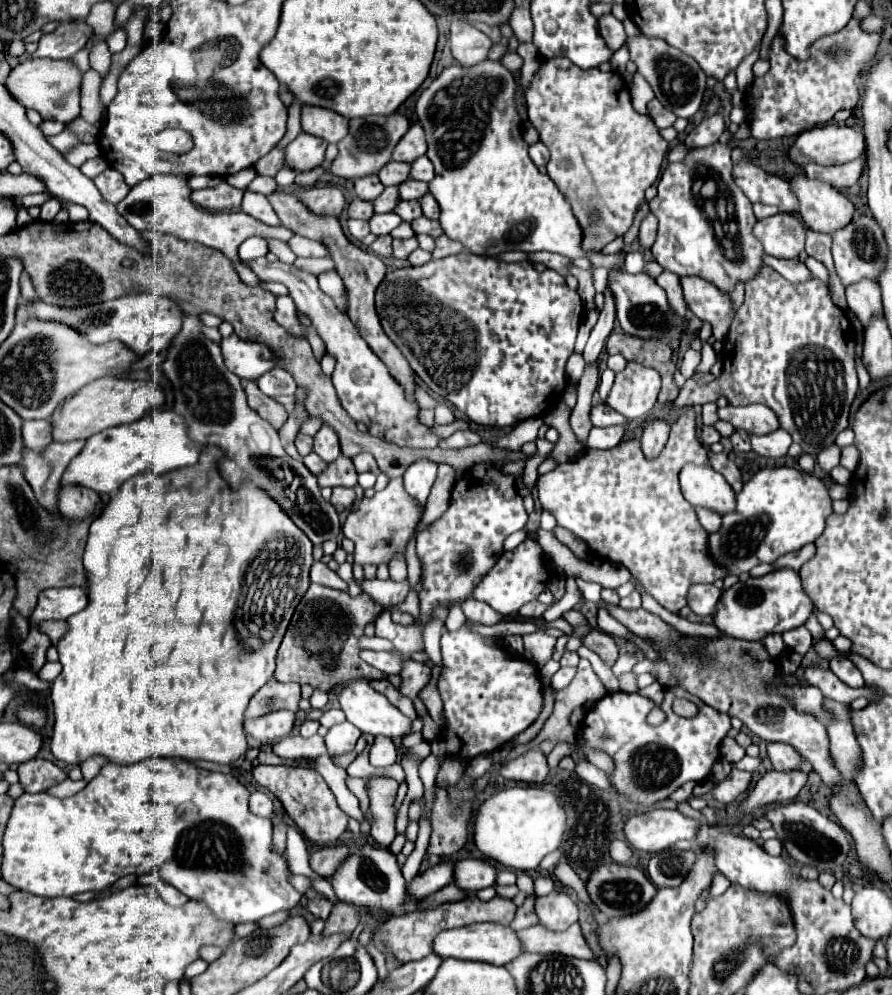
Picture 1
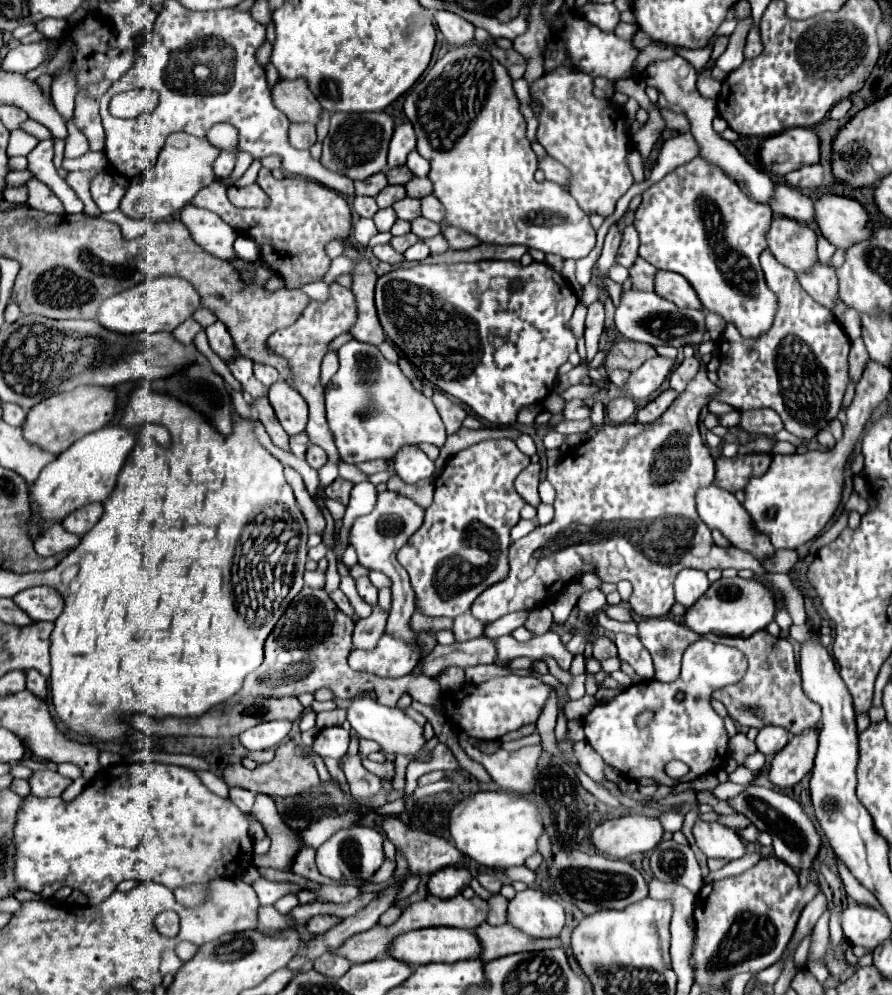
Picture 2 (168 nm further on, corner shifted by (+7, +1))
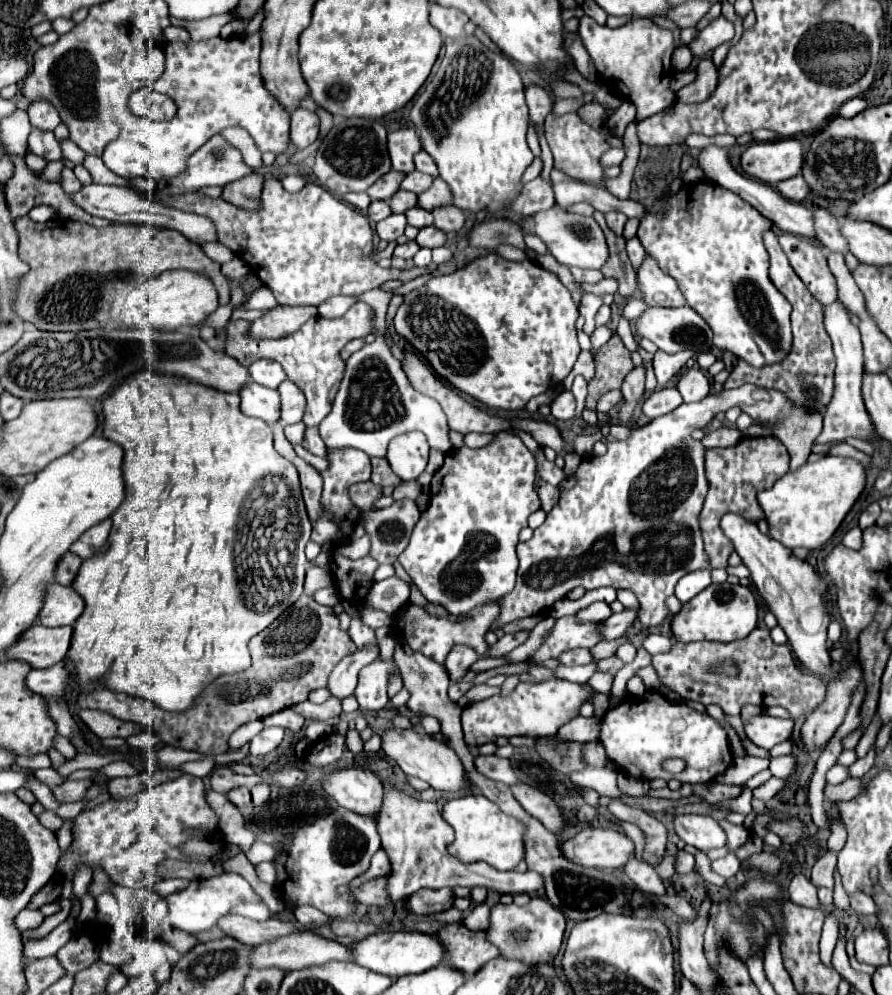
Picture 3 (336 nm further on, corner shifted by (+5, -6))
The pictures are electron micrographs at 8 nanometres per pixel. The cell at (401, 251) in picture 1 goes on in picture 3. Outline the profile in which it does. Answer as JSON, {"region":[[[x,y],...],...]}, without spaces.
{"region":[[[410,241],[410,243],[404,243],[404,245],[398,245],[394,249],[394,257],[402,257],[402,259],[412,259],[414,253],[418,251],[418,243],[416,241]]]}

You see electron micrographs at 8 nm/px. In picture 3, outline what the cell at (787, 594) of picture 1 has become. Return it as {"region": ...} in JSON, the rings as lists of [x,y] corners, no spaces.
{"region":[[[708,585],[700,595],[690,599],[682,605],[682,609],[672,617],[672,633],[674,639],[680,643],[692,643],[692,641],[734,641],[746,637],[758,621],[758,605],[748,587],[742,585]]]}

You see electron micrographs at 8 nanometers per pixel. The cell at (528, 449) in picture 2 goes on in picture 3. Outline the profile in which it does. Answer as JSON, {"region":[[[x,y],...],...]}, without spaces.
{"region":[[[469,433],[464,436],[464,444],[470,448],[487,445],[494,438],[493,434]]]}

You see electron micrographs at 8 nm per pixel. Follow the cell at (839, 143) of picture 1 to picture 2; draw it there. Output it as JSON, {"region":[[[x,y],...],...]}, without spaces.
{"region":[[[788,128],[788,132],[766,138],[760,156],[768,172],[784,176],[800,166],[820,162],[820,138],[812,128]]]}

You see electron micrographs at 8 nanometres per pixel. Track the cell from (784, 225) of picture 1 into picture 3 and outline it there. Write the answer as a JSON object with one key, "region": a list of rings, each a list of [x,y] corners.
{"region":[[[782,233],[778,239],[780,239],[780,245],[782,245],[792,269],[804,281],[808,291],[822,305],[834,303],[838,299],[836,279],[826,263],[824,251],[818,245],[810,243],[808,239],[802,239],[798,235]]]}

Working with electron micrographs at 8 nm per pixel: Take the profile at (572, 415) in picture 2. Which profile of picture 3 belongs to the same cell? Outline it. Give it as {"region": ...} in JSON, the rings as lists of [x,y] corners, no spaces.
{"region":[[[562,391],[562,393],[550,403],[552,417],[554,417],[554,419],[560,419],[560,421],[572,419],[572,417],[574,417],[574,409],[576,409],[576,401],[574,401],[572,391]]]}

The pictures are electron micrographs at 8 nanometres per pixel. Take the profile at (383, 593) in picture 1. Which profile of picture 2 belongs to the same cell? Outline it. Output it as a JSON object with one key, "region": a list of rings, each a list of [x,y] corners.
{"region":[[[378,604],[372,606],[372,614],[368,618],[362,618],[360,622],[356,622],[354,628],[354,648],[374,648],[376,640],[382,636],[384,628],[386,628],[386,620],[388,620],[388,612],[384,608],[380,608]]]}

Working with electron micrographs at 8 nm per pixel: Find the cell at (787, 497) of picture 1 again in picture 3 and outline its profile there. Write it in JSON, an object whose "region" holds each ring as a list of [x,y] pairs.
{"region":[[[822,457],[816,463],[802,465],[794,473],[782,475],[772,489],[758,493],[758,501],[766,513],[772,539],[778,539],[788,549],[818,549],[840,527],[864,487],[866,471],[858,461],[848,457]]]}

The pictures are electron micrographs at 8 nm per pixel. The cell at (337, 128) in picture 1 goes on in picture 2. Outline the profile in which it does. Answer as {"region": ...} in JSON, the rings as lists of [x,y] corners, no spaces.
{"region":[[[278,80],[278,84],[272,90],[274,104],[288,116],[290,122],[300,124],[318,124],[322,106],[320,102],[312,96],[304,80]]]}

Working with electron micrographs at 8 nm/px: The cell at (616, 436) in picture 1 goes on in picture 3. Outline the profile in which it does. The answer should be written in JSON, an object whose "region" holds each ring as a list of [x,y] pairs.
{"region":[[[644,365],[634,367],[626,375],[626,379],[622,383],[622,393],[624,393],[624,405],[620,409],[620,419],[622,421],[626,421],[634,413],[634,405],[636,405],[636,401],[644,393],[644,381],[646,381],[646,369],[644,369]]]}

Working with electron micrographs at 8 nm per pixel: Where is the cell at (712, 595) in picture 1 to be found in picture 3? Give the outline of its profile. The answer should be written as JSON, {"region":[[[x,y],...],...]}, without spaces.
{"region":[[[698,569],[694,573],[684,575],[678,583],[676,583],[676,597],[686,603],[692,597],[696,597],[706,585],[710,585],[710,571],[708,569]]]}

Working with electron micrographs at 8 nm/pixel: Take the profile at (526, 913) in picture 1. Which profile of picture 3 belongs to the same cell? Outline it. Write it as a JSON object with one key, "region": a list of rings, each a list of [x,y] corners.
{"region":[[[478,903],[476,907],[472,907],[470,913],[466,913],[462,925],[472,929],[472,931],[484,931],[488,927],[488,921],[490,921],[490,907],[486,903]]]}

